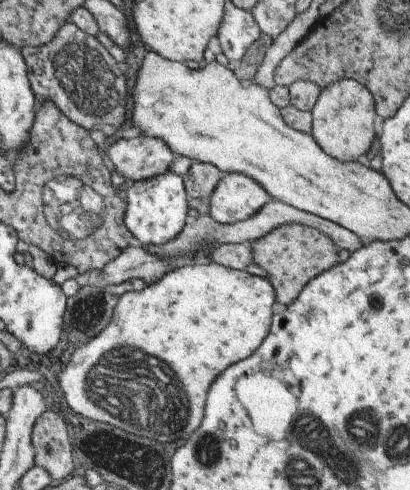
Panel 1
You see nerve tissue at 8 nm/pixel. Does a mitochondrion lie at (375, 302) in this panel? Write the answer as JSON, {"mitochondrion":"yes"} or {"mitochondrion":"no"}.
{"mitochondrion":"no"}

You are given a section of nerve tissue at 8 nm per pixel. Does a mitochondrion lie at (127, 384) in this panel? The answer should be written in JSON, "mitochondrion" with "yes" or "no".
{"mitochondrion":"yes"}

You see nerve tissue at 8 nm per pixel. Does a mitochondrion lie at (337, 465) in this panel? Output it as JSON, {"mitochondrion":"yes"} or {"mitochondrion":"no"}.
{"mitochondrion":"yes"}

